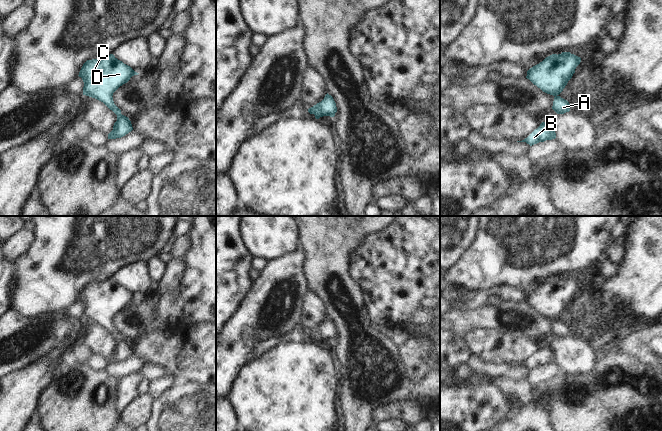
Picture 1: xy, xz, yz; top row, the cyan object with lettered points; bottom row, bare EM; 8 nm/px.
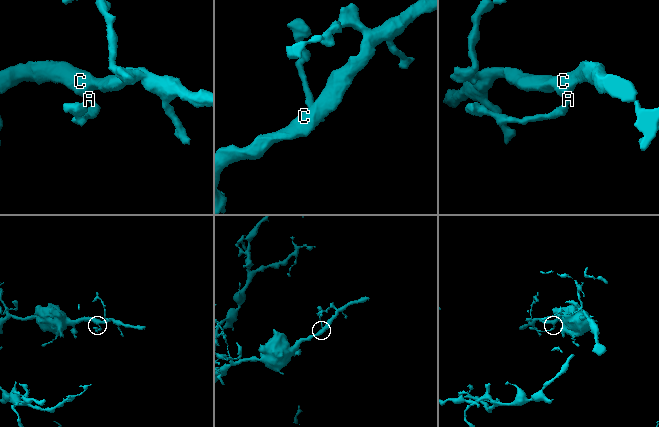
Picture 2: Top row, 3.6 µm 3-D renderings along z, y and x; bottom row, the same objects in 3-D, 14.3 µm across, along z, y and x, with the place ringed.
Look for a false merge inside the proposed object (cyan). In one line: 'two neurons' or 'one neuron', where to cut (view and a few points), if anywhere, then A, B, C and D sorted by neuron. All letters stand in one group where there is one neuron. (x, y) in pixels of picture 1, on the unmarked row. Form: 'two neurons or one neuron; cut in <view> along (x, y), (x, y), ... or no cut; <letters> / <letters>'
one neuron; no cut; A B C D

